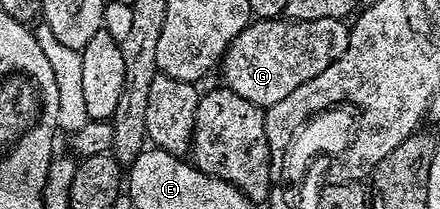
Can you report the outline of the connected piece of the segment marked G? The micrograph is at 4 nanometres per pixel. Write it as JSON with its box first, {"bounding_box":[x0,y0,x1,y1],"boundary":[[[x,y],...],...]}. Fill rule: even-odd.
{"bounding_box":[223,17,349,109],"boundary":[[[279,17],[249,23],[224,52],[223,82],[238,97],[267,109],[306,81],[318,77],[326,65],[338,61],[348,48],[349,24],[343,19],[306,21]]]}

